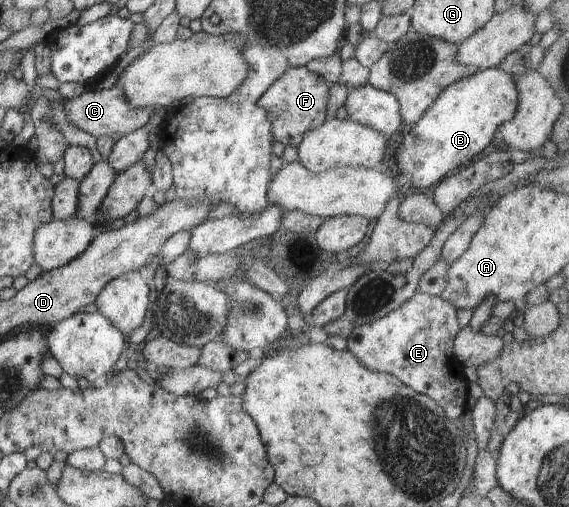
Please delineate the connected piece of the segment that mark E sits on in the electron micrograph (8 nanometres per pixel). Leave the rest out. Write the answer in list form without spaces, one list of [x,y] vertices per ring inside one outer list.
[[[421,291],[405,304],[370,324],[355,326],[346,337],[347,350],[372,372],[395,376],[404,386],[434,399],[450,420],[457,421],[468,407],[464,365],[456,361],[454,339],[460,330],[457,308],[439,296]]]

